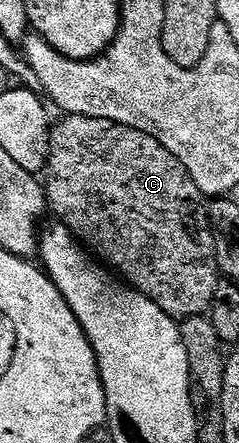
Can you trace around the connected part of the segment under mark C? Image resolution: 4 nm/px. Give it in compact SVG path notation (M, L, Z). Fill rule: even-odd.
M66 115L62 120L53 124L50 132L50 156L46 162L44 172L44 186L46 197L51 208L58 210L61 226L66 227L73 233L75 239L83 247L89 249L111 272L124 277L125 282L140 292L144 297L148 297L164 313L168 313L170 318L175 321L191 319L194 315L206 315L211 310L213 295L216 293L220 280L218 262L216 261L216 249L214 248L214 238L210 228L210 218L206 208L208 199L203 195L196 181L184 169L184 165L160 141L155 135L140 133L140 129L132 129L128 125L120 125L116 121L108 121L100 117L88 117L87 115Z

